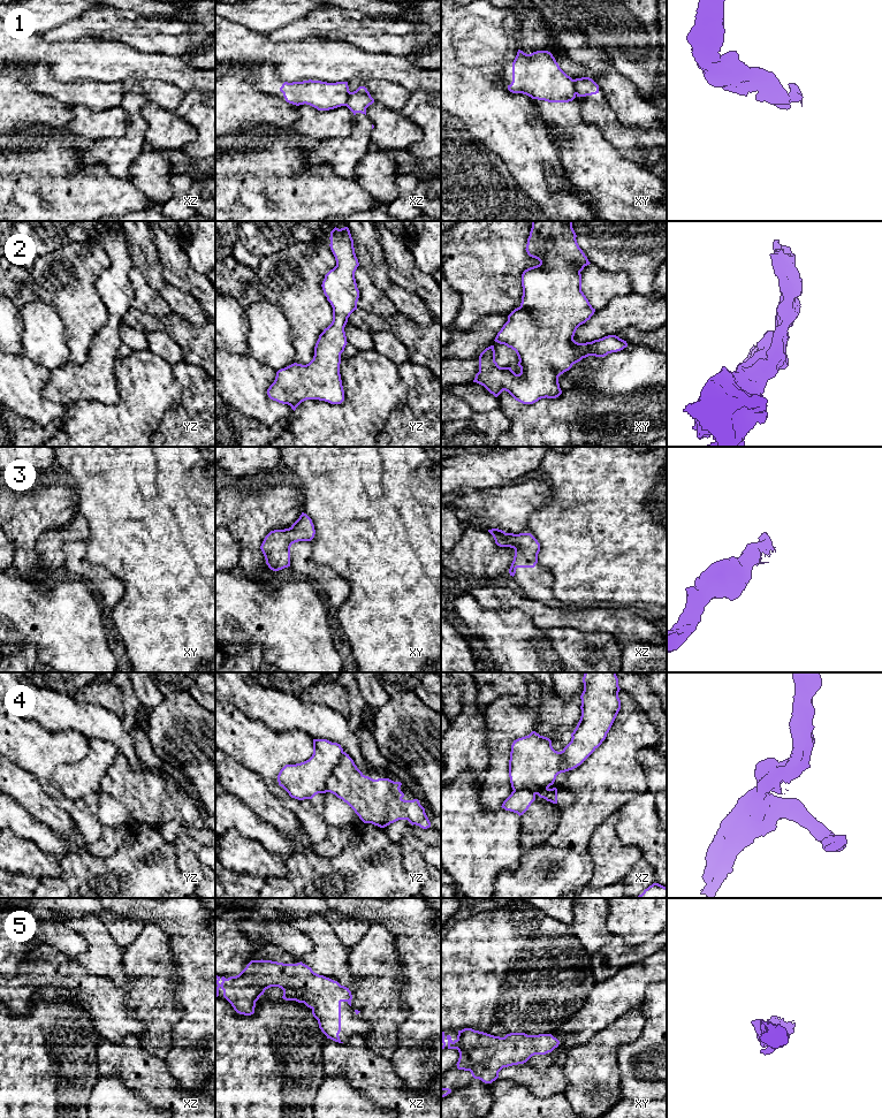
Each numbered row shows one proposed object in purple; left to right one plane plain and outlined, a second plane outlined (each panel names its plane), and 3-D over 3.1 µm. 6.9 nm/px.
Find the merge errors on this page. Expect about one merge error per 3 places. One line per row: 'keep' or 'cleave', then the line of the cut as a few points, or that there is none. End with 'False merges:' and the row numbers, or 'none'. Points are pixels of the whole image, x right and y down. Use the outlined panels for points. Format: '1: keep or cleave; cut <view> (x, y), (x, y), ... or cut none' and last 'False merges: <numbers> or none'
1: cleave; cut xy (572, 80), (576, 93)
2: keep; cut none
3: keep; cut none
4: cleave; cut yz (343, 752), (332, 772), (332, 778), (326, 785), (326, 791)
5: keep; cut none
False merges: 1, 4

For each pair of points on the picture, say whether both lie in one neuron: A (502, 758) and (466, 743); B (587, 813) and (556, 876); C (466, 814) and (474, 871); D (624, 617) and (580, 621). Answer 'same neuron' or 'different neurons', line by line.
A: different neurons
B: same neuron
C: same neuron
D: same neuron

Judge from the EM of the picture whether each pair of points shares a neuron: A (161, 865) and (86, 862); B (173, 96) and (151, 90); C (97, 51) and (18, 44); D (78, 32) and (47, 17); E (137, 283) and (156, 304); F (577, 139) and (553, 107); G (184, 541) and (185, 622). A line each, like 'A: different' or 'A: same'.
A: same
B: same
C: same
D: different
E: same
F: same
G: same

